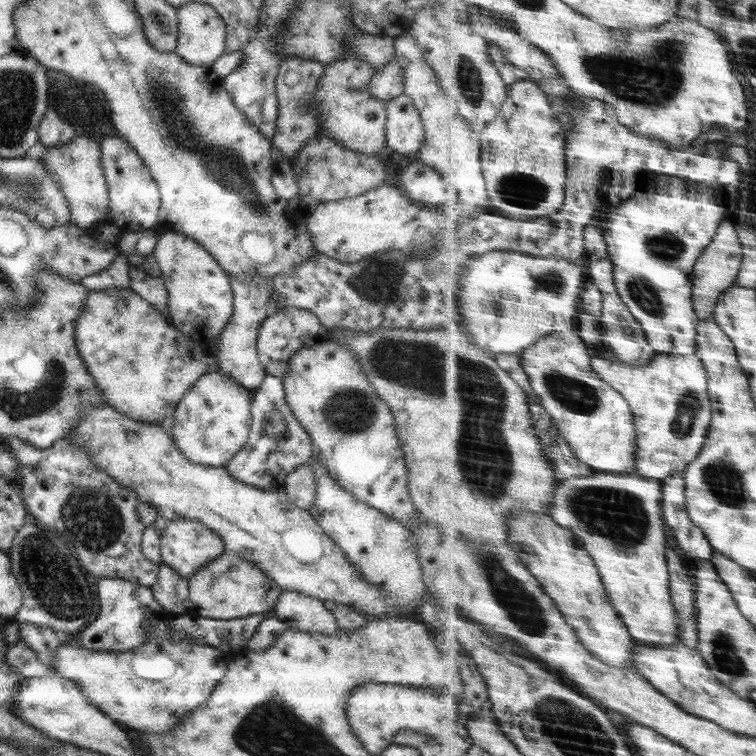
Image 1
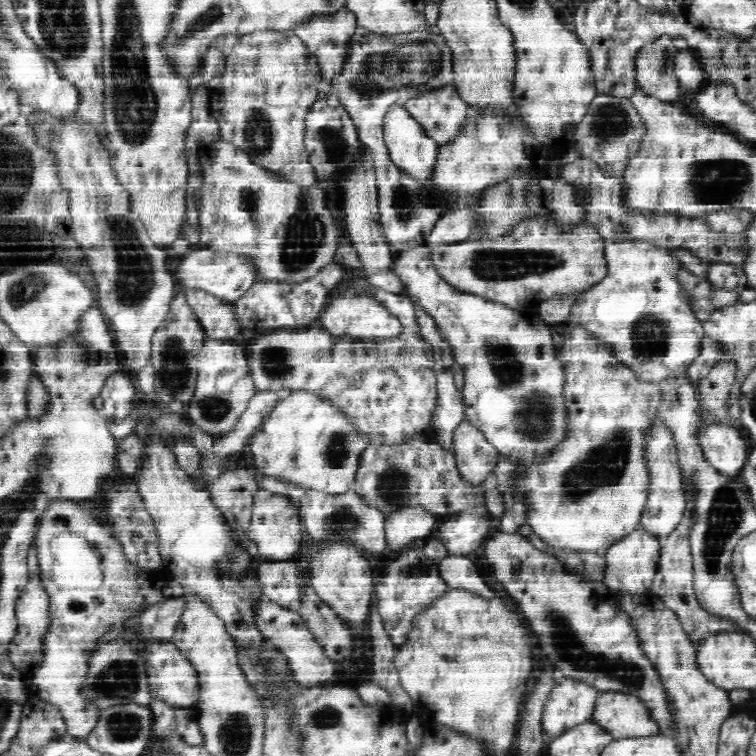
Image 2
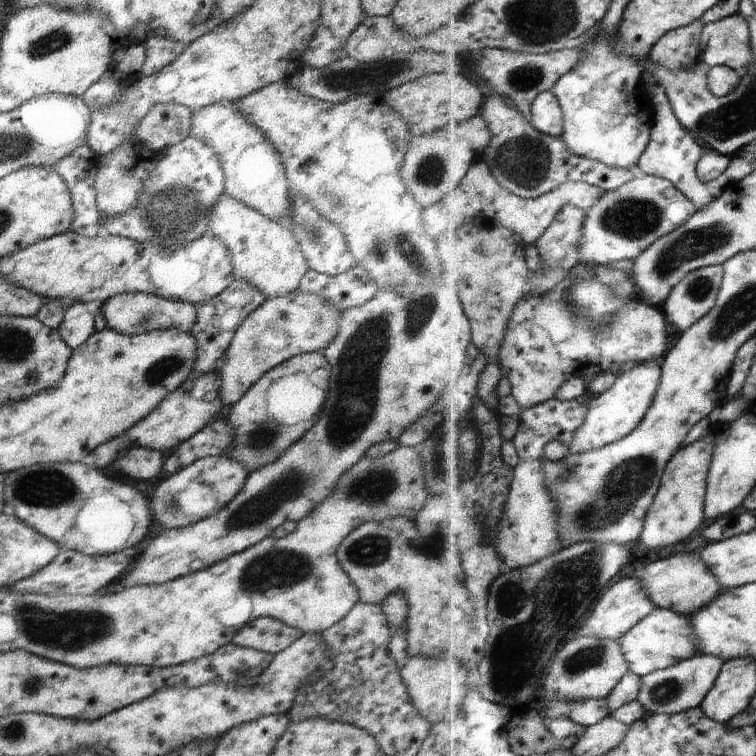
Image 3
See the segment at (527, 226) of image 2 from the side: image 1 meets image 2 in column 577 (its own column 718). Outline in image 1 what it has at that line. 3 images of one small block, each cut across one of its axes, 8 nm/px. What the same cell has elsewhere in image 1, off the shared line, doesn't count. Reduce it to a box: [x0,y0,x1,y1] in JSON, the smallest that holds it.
[692,220,744,320]

